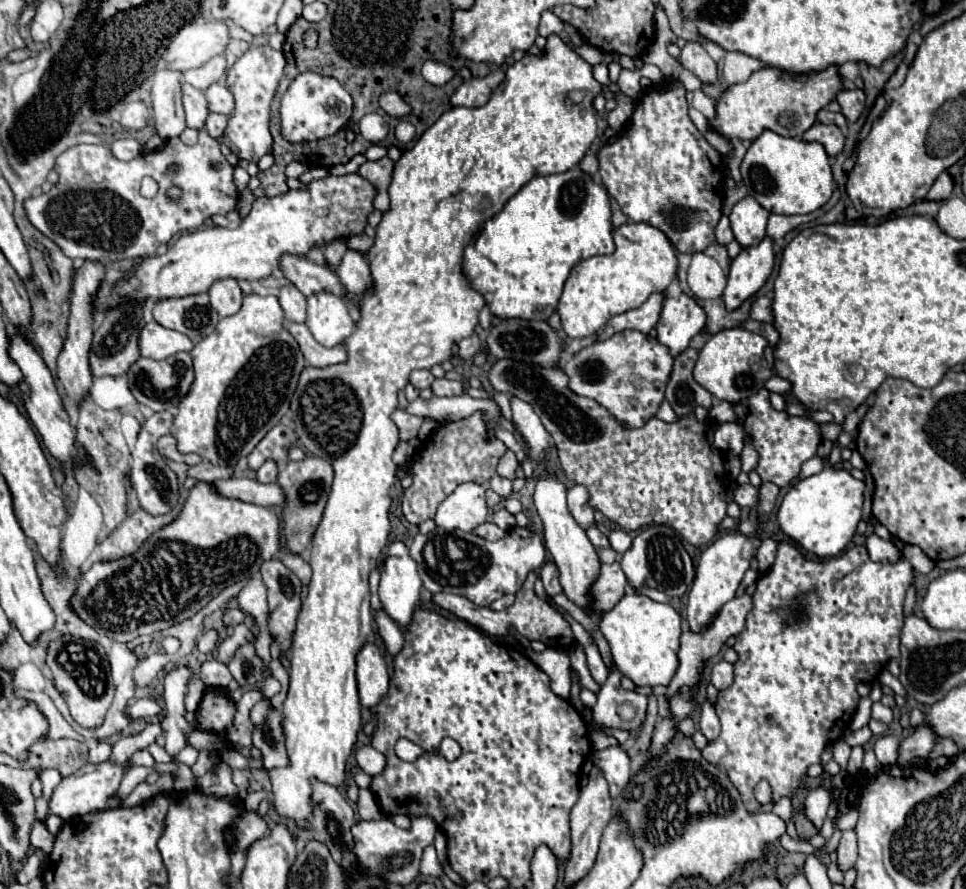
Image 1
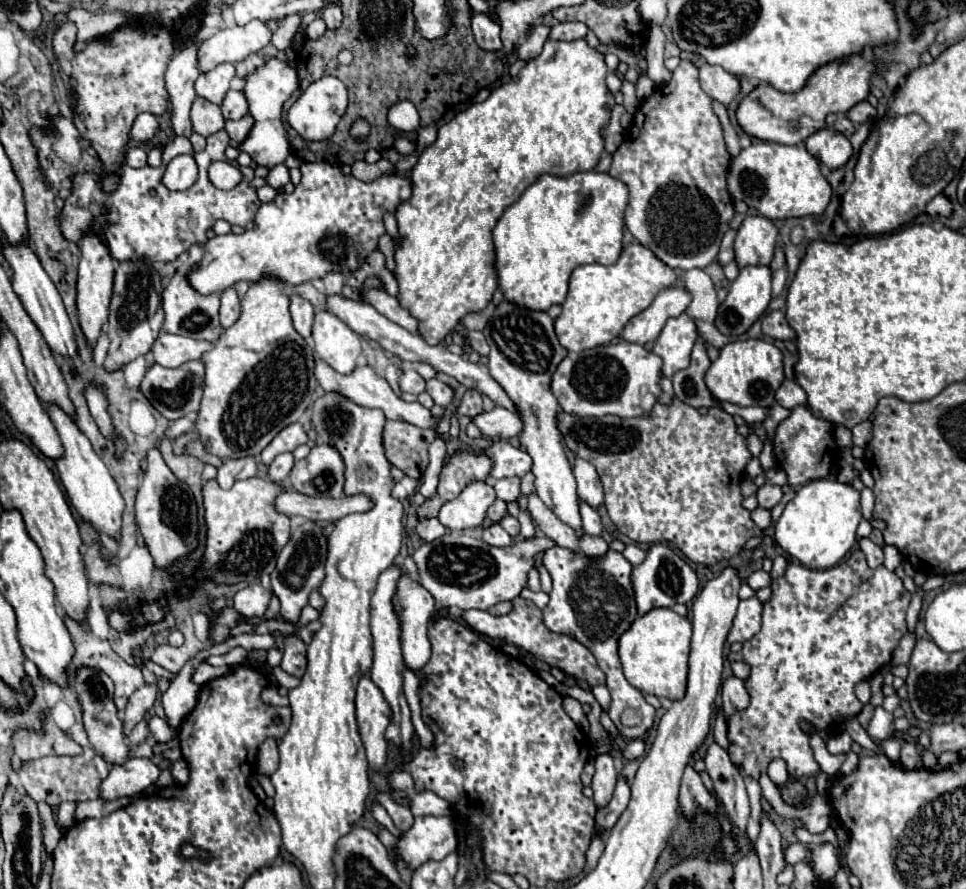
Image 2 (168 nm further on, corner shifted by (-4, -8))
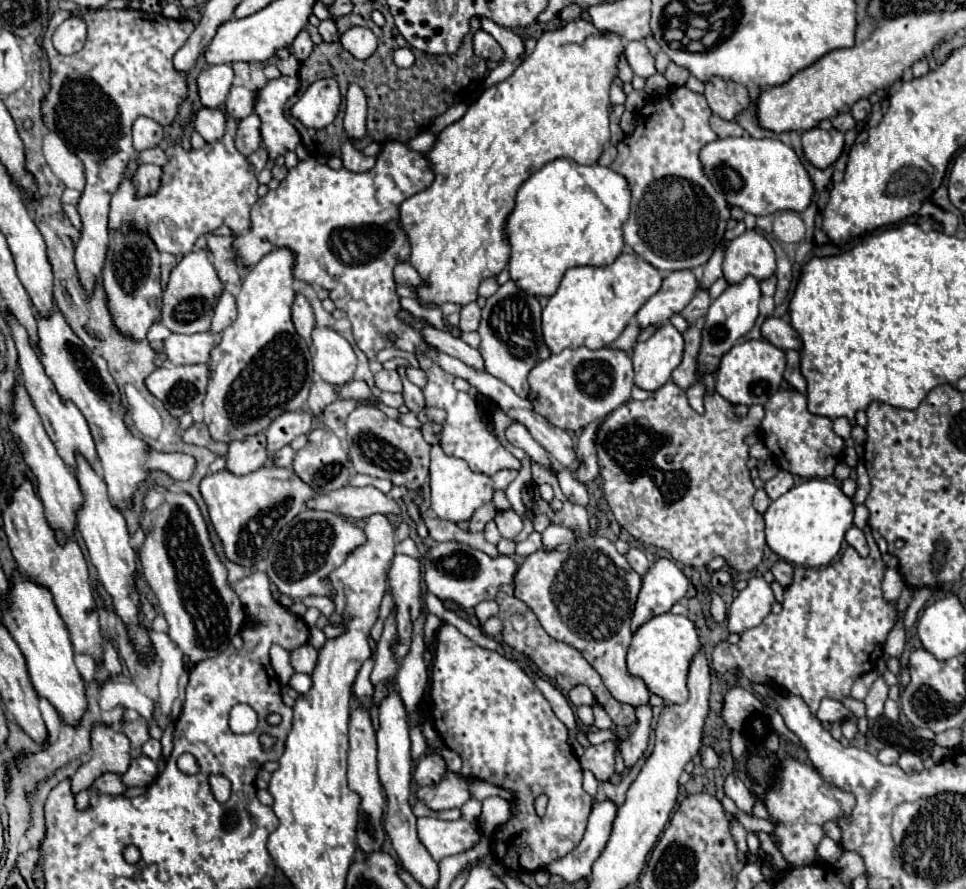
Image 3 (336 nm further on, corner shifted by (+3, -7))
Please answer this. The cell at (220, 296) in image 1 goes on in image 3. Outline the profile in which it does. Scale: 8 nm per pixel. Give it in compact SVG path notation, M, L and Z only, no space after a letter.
M224 290L216 308L214 308L214 318L212 318L212 332L222 332L224 328L228 328L232 322L236 320L236 302L234 296Z

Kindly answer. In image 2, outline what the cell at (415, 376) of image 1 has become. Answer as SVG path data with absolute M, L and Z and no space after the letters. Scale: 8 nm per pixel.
M403 369L399 377L399 387L403 393L419 395L421 391L425 391L425 379L415 369Z

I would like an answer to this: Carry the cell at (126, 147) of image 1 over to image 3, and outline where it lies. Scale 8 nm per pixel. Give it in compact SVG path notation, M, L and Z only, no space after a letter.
M150 148L150 150L138 152L138 164L158 164L158 166L164 166L166 160L168 158L166 158L162 148Z

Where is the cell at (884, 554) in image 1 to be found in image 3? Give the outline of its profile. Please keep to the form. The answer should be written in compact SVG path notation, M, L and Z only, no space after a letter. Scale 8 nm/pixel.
M852 526L852 528L846 532L846 542L848 542L848 544L850 544L862 558L868 556L868 544L866 544L864 532L858 530L856 526Z

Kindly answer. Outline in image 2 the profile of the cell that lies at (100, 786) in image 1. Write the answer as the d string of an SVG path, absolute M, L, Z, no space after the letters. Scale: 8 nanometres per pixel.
M131 757L123 765L113 765L101 785L101 799L131 797L145 791L159 777L159 767L151 759Z

